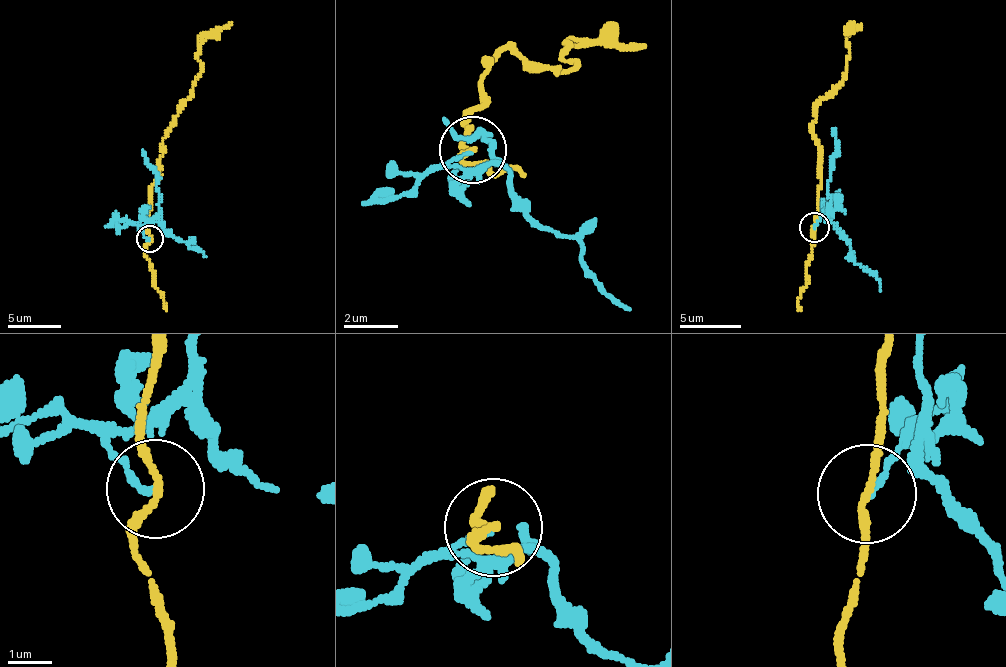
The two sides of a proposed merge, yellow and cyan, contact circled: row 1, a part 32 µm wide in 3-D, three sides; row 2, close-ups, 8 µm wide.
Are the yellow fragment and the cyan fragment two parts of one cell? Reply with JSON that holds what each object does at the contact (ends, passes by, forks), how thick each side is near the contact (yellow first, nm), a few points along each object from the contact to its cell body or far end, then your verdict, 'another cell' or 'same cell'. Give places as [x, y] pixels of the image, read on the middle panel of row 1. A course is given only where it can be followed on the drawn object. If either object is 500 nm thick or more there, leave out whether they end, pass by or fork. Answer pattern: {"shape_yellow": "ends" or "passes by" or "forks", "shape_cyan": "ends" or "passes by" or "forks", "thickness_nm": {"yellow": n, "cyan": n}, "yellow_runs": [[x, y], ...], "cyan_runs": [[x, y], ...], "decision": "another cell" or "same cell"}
{"shape_yellow": "passes by", "shape_cyan": "ends", "thickness_nm": {"yellow": 150, "cyan": 140}, "yellow_runs": [[471, 151], [468, 116], [486, 100], [491, 53], [503, 46], [559, 73], [575, 63], [571, 41], [647, 47]], "cyan_runs": [[471, 151], [456, 163], [495, 164], [532, 217], [575, 240], [596, 278], [632, 307]], "decision": "another cell"}

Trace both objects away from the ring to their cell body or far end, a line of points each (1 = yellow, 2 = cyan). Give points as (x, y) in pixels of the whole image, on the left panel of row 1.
1: (149, 238), (151, 184), (159, 174), (165, 130), (192, 90), (200, 71), (200, 46), (231, 22)
2: (149, 238), (143, 228), (159, 222), (206, 256)

